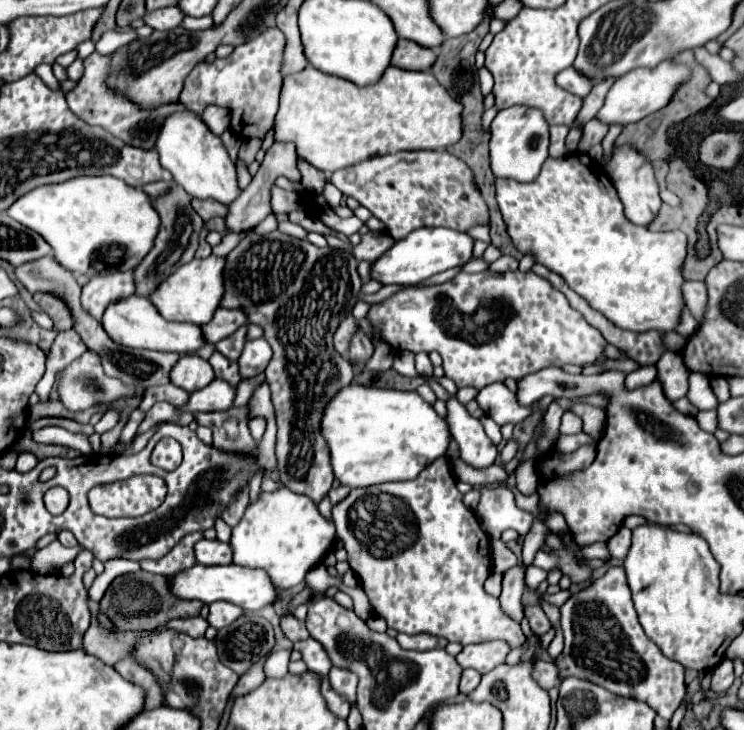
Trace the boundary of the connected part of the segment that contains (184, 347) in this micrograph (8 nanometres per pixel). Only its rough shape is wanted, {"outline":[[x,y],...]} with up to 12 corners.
{"outline":[[150,299],[112,303],[104,331],[124,347],[196,353],[202,329],[170,323]]}

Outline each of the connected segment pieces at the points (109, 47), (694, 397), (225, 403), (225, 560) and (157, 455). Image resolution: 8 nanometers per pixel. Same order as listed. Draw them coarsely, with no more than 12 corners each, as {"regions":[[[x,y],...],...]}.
{"regions":[[[108,31],[96,43],[100,55],[130,45],[124,35],[130,31]],[[690,373],[686,395],[698,409],[716,409],[708,375]],[[224,379],[190,395],[182,411],[224,411],[236,387]],[[218,539],[196,543],[200,565],[230,565],[232,549]],[[162,439],[152,451],[152,465],[174,471],[182,462],[182,448]]]}

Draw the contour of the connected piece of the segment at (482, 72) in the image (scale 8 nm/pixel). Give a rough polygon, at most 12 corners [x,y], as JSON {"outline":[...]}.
{"outline":[[486,67],[478,69],[482,93],[488,95],[494,85],[494,77]]}

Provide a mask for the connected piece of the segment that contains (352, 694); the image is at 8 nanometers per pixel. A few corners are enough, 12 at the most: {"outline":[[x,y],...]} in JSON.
{"outline":[[332,667],[332,689],[356,705],[356,675]]}

